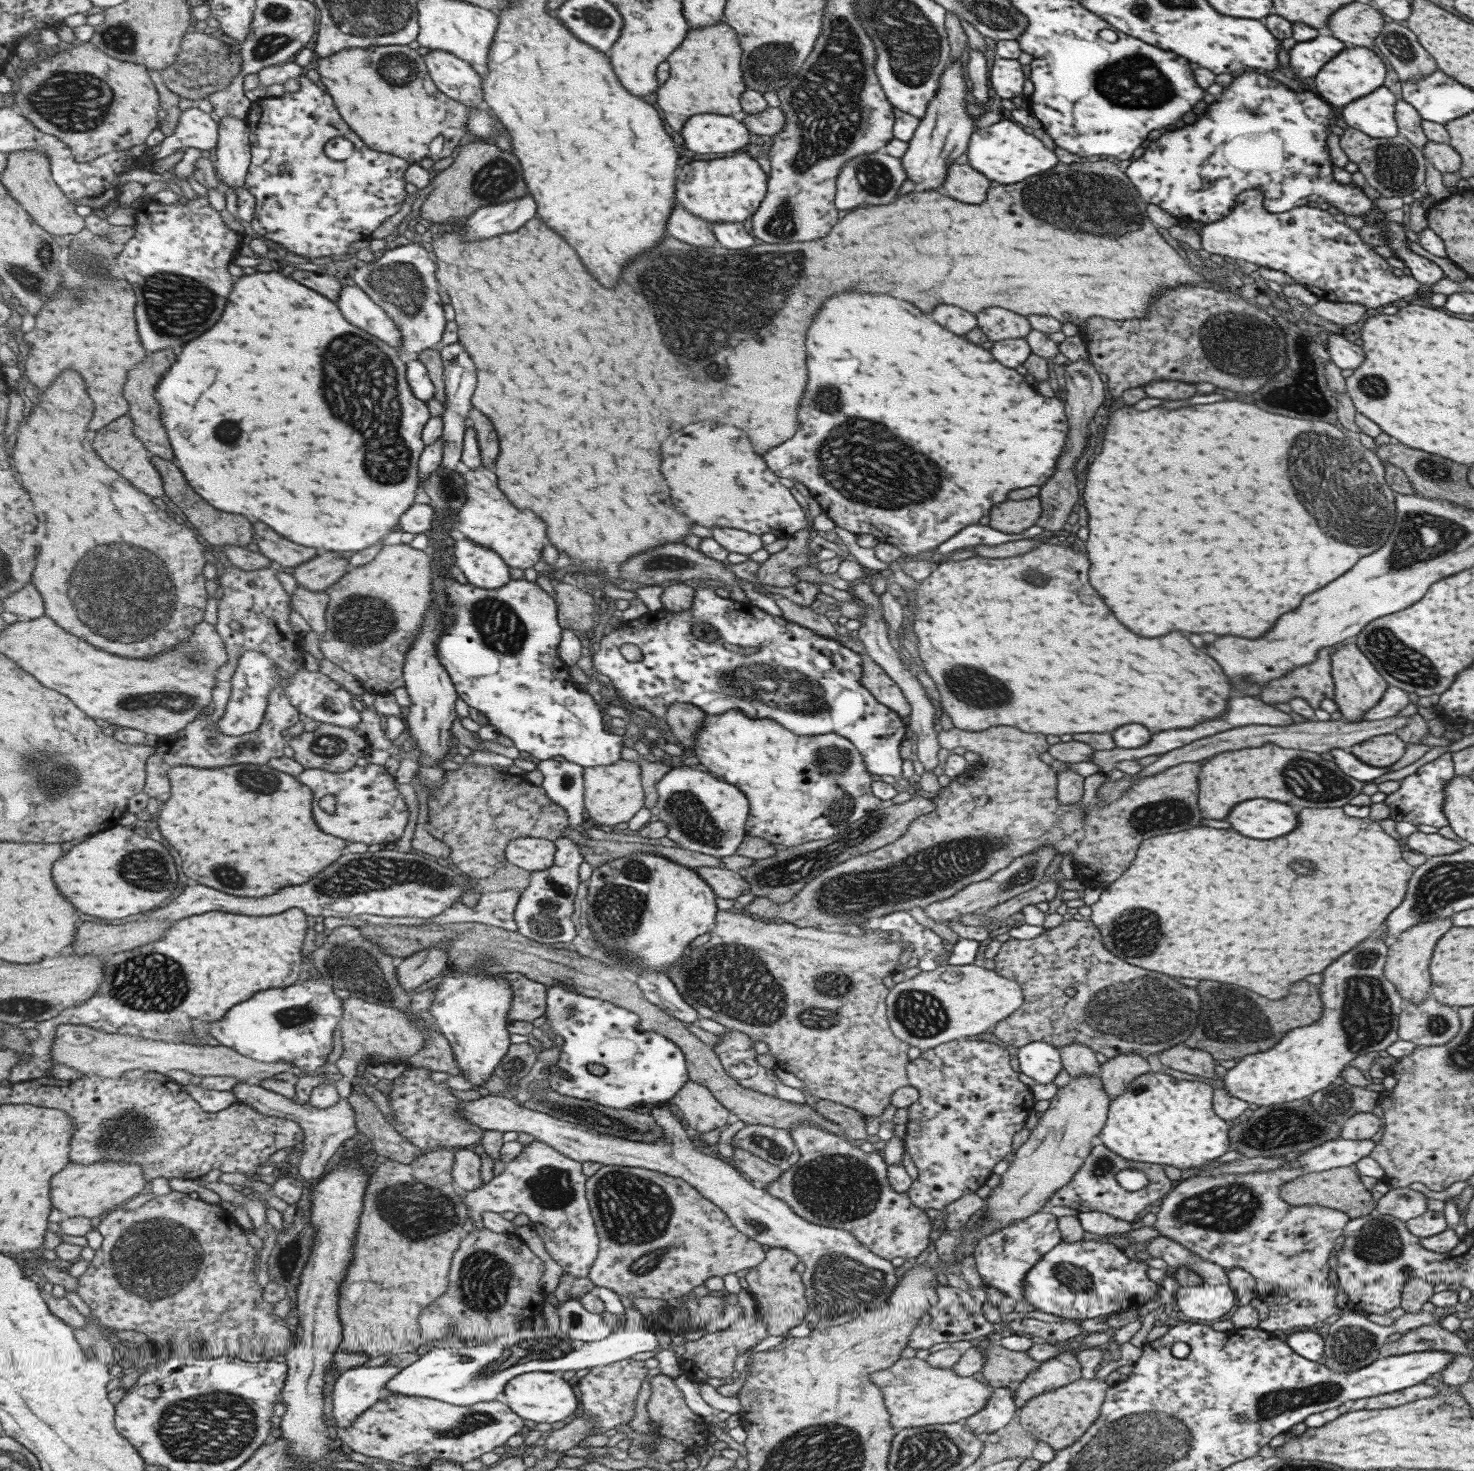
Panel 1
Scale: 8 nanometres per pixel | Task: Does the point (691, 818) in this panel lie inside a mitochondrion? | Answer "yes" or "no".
yes

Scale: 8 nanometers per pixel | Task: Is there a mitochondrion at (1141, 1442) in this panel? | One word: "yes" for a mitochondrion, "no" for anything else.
yes

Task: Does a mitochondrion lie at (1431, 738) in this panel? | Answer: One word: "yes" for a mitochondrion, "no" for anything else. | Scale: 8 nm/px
no

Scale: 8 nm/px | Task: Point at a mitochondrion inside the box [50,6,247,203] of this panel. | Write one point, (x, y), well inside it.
(120, 37)

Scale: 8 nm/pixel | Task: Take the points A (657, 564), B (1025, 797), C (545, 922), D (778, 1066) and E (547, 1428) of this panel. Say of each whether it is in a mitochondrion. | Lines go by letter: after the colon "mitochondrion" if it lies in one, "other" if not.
A: mitochondrion
B: other
C: mitochondrion
D: other
E: other

